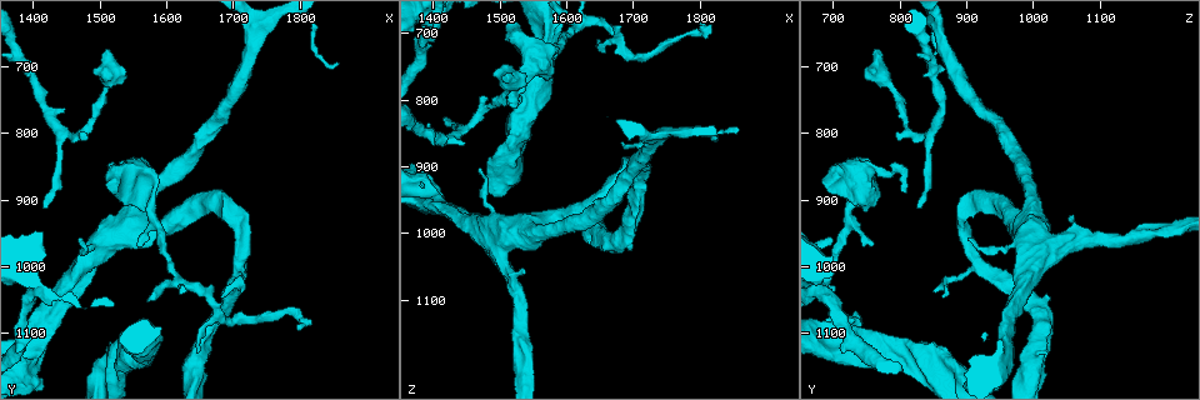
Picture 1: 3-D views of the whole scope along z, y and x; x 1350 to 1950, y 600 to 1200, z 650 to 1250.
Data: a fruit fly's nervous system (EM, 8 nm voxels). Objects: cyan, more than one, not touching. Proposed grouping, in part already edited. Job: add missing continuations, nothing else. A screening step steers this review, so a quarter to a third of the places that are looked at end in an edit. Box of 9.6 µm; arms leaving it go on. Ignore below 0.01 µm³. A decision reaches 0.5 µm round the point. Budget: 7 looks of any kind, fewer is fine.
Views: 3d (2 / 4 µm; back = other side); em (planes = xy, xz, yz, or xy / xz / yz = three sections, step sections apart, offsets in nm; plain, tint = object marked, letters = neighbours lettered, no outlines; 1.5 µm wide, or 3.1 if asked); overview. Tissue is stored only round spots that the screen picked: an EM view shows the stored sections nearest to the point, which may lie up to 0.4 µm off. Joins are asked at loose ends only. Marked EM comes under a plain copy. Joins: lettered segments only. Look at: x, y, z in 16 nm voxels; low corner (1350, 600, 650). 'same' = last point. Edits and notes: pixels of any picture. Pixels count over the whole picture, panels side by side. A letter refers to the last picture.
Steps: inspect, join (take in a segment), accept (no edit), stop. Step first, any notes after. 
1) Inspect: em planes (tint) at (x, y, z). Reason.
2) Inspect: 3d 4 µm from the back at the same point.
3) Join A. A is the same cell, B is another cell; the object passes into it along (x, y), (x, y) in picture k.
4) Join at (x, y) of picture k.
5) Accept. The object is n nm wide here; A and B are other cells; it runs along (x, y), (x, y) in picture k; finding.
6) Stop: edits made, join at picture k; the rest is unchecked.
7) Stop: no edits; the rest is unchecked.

Inspect: em yz step 8 (tint) at (1560, 970, 760). Free end.

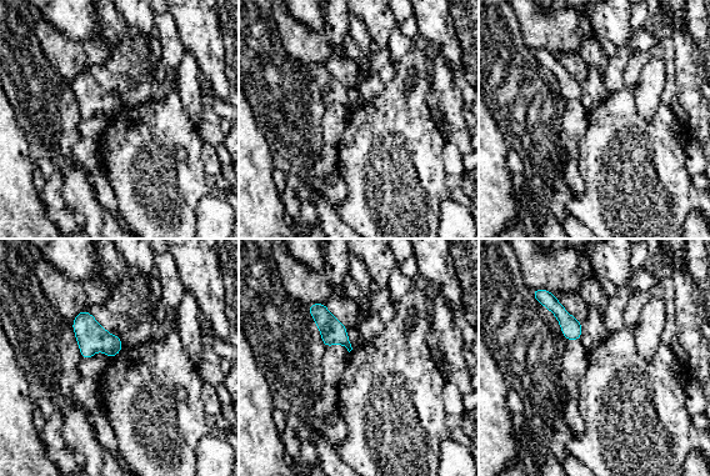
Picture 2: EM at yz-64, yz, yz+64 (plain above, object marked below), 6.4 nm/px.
Inspect: em planes (letters) at the same point. Another direction.

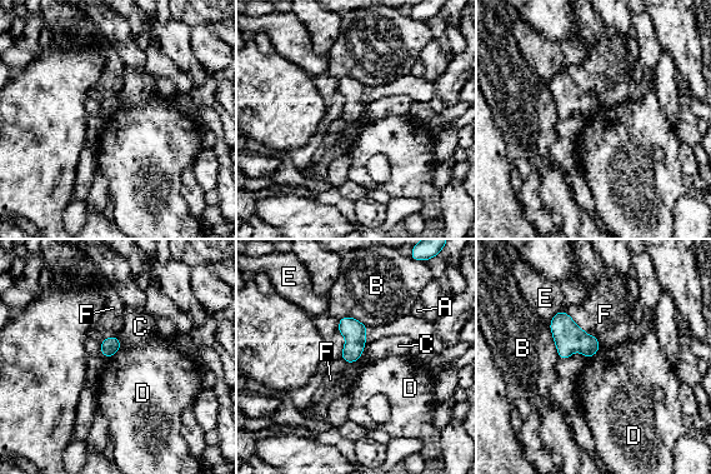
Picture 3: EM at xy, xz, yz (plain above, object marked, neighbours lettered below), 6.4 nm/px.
Accept. The object is 110 nm wide here; the longest contact is with B, 220 nm; A, B, C, D, E and F are other cells; no lettered segment goes on from it.

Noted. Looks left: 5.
Inspect: 3d 4 µm at (1415, 915, 830). Thin end.

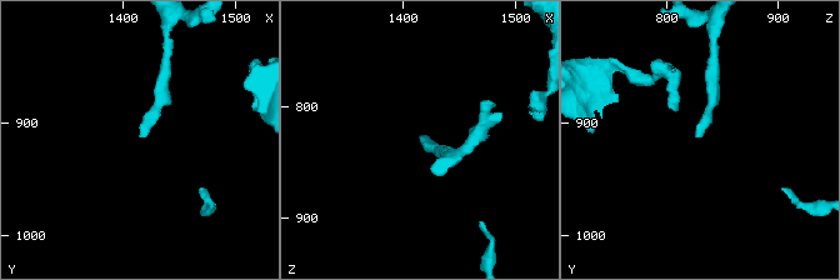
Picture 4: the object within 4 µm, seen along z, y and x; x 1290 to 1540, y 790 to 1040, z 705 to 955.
Inspect: em planes (letters) at (1418, 916, 832).

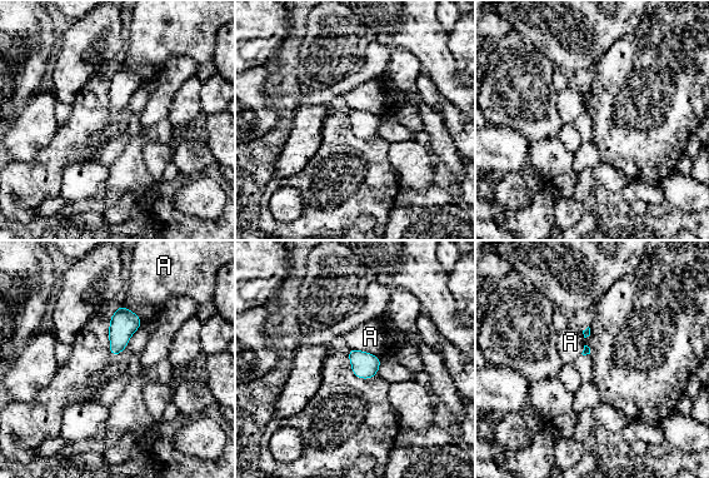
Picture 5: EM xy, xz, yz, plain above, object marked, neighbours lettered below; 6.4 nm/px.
Accept. A is another cell; a border runs along (350, 348), (369, 352), (380, 359) in picture 5; none of them fits.

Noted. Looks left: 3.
Inspect: 3d 2 µm at (1855, 695, 835). Tapers out.

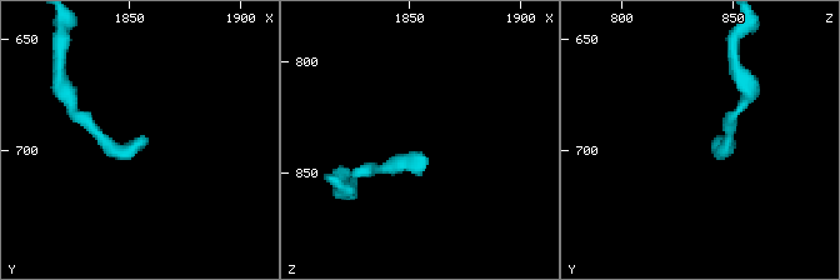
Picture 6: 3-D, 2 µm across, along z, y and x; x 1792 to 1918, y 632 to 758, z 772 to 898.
Inspect: em yz step 8 (letters) at (1856, 694, 840).

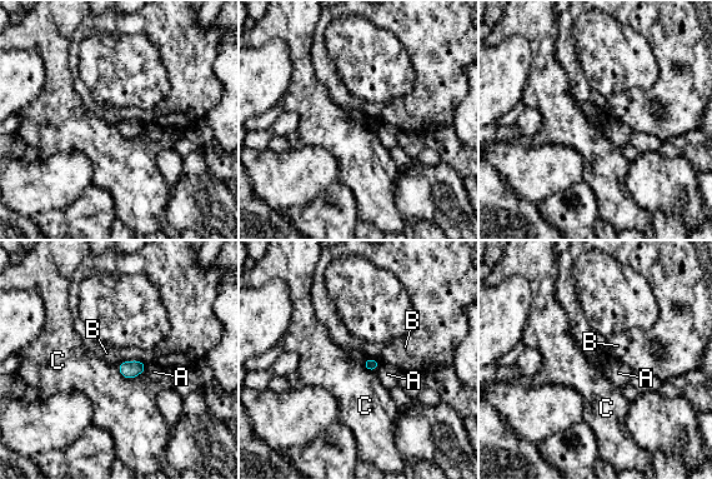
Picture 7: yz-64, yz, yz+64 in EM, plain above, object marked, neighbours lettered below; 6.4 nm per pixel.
Accept. A, B and C are other cells; a border runs along (146, 365), (123, 360), (116, 367) in picture 7; none of them fits.

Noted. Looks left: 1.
Stop: no edits; the rest is unchecked.

